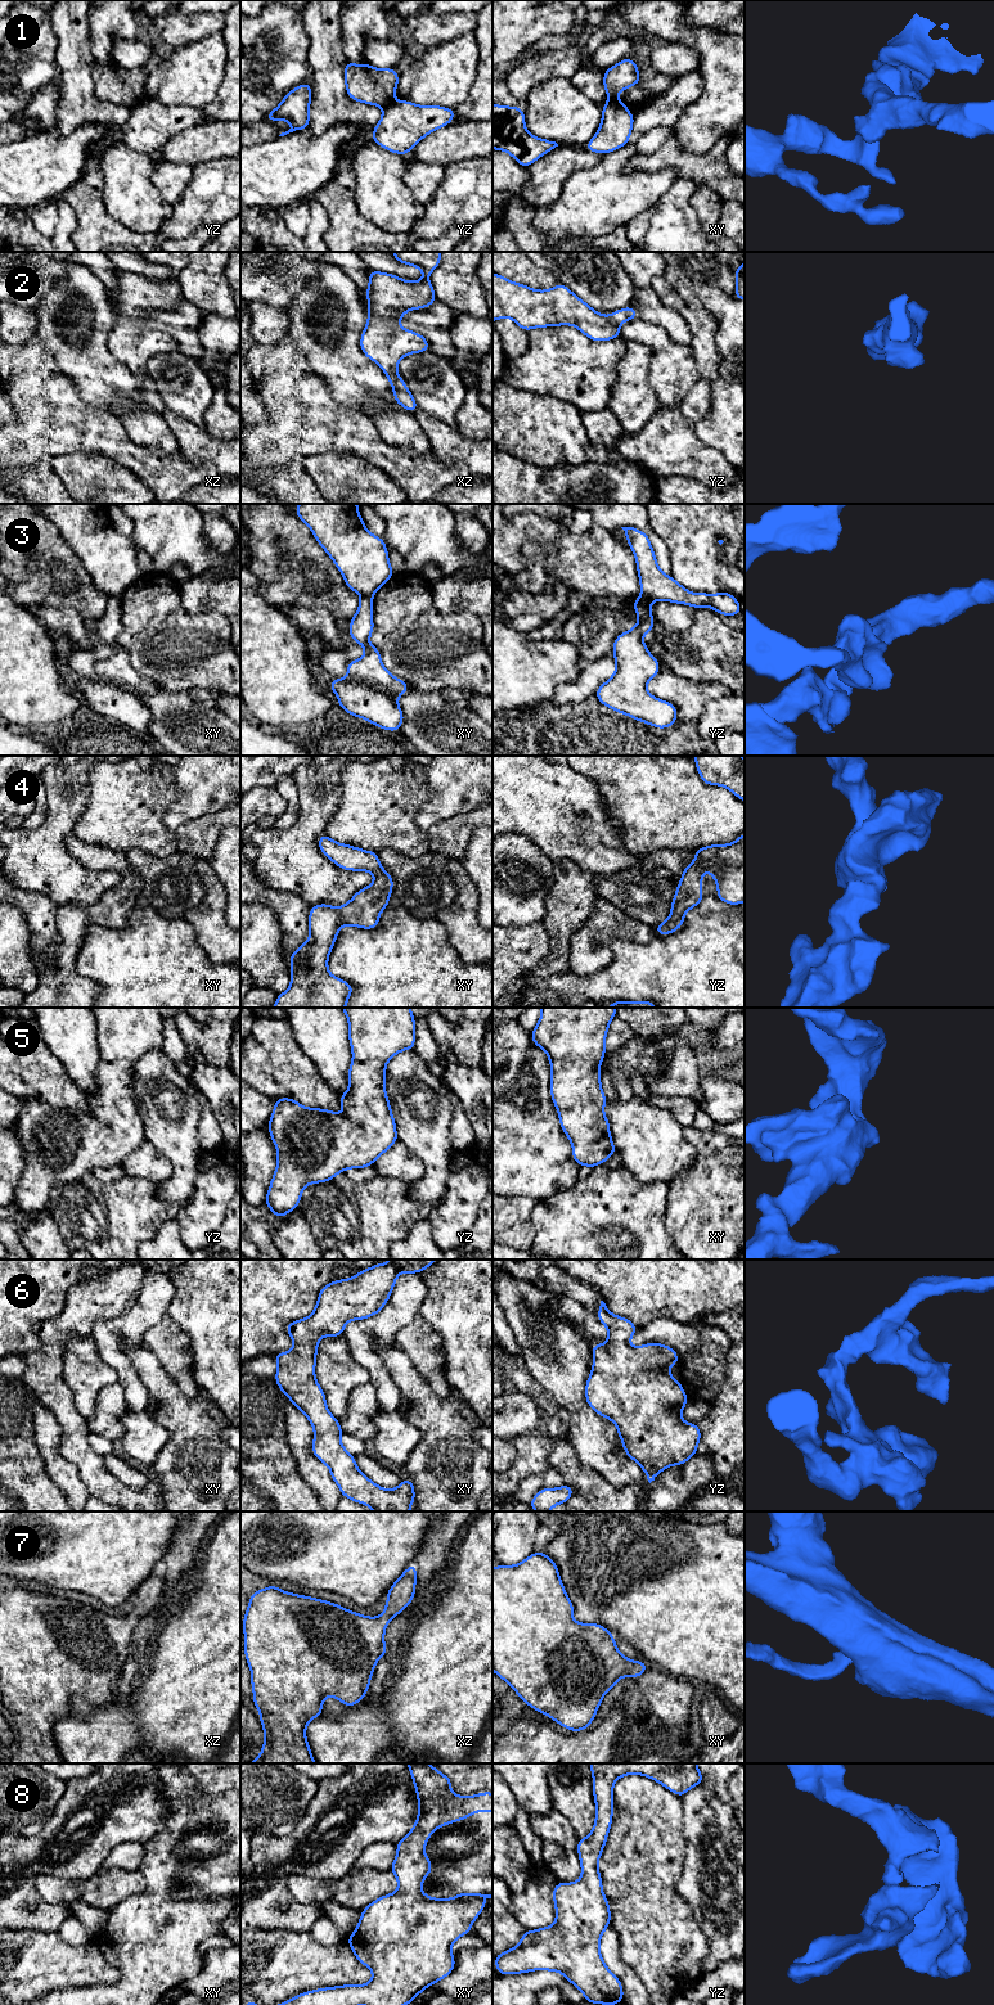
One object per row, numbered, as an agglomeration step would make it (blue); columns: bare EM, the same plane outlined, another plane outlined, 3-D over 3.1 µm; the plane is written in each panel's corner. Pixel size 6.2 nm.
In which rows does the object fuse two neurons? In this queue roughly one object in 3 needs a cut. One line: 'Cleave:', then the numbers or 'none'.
Cleave: 1, 3

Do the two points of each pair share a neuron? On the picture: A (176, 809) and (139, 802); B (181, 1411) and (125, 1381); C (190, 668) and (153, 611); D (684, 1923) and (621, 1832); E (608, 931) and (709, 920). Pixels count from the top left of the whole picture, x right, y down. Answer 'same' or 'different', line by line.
A: different
B: different
C: same
D: same
E: different

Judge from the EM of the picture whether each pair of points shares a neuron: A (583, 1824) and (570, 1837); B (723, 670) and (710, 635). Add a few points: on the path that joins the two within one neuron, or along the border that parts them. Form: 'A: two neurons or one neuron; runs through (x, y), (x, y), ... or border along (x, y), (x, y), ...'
A: two neurons; border along (554, 1810), (569, 1821), (572, 1830), (580, 1838)
B: one neuron; runs through (723, 661), (710, 644)

